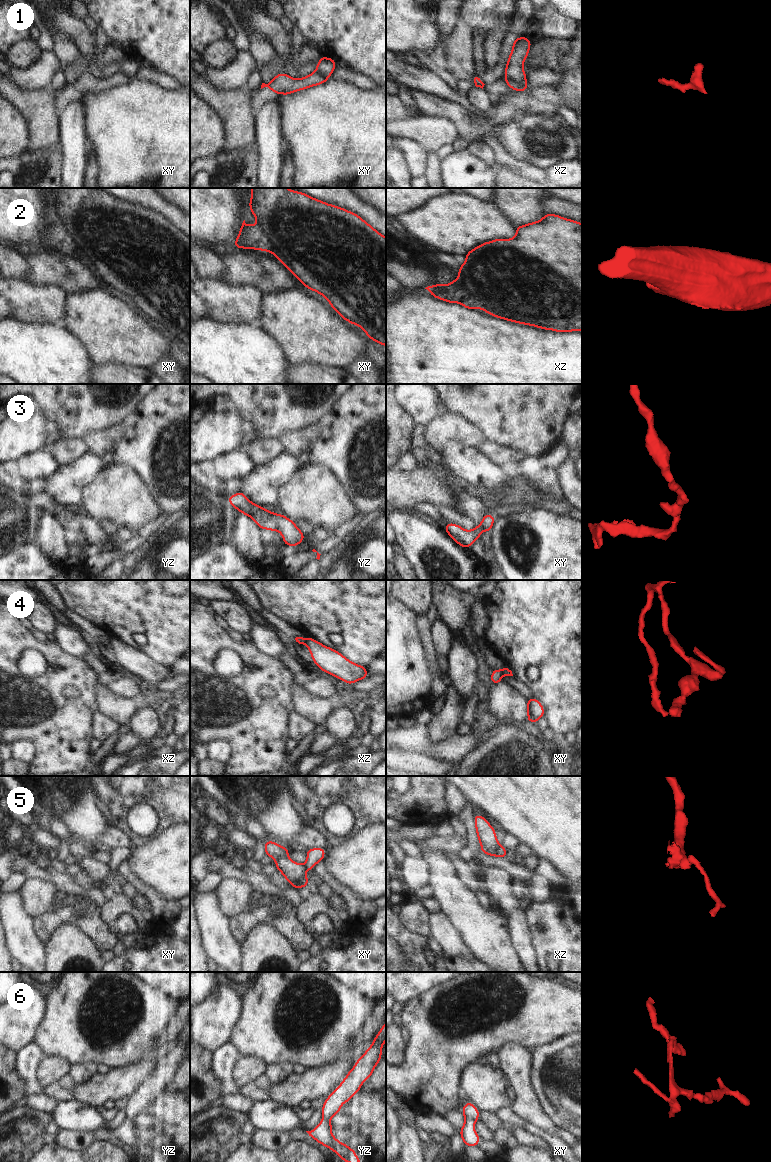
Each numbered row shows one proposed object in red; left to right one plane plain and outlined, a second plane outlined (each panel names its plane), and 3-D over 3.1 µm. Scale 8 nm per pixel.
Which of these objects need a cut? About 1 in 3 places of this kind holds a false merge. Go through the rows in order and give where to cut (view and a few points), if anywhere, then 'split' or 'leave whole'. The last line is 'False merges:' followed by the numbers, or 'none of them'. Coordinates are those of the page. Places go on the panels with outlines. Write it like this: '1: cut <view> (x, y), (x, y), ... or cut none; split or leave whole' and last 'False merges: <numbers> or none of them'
1: cut xz (504, 76), (513, 80), (518, 85), (519, 90); split
2: cut none; leave whole
3: cut none; leave whole
4: cut xz (305, 639), (306, 643); split
5: cut xy (305, 875), (294, 886); split
6: cut none; leave whole
False merges: 1, 4, 5

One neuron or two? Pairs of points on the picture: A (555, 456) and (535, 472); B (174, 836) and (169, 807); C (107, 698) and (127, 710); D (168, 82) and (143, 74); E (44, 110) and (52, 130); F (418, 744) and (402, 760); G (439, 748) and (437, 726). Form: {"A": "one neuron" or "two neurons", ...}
{"A": "one neuron", "B": "two neurons", "C": "one neuron", "D": "one neuron", "E": "one neuron", "F": "two neurons", "G": "two neurons"}

